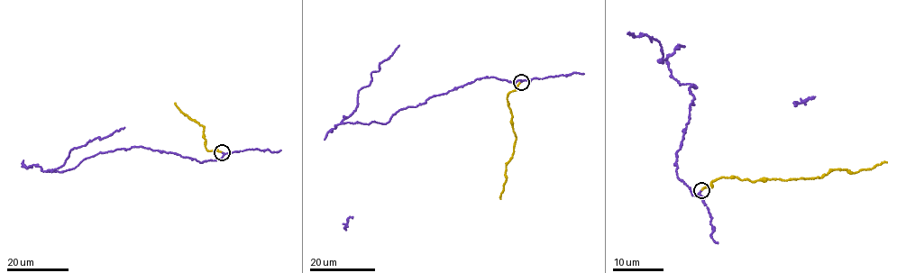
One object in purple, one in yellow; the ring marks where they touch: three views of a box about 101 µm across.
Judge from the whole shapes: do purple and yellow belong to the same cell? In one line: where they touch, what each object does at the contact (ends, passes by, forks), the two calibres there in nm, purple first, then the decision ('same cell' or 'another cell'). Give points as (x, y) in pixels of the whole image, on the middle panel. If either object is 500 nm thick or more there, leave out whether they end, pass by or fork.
(521, 82) | purple passes by | yellow ends | 160/160 nm | another cell

